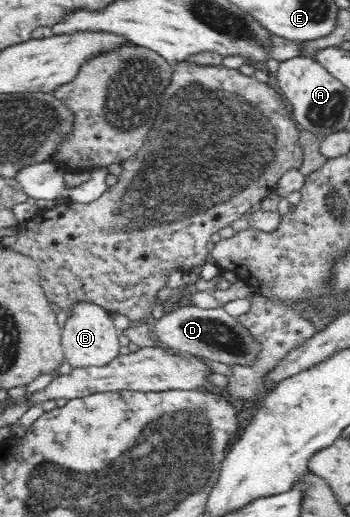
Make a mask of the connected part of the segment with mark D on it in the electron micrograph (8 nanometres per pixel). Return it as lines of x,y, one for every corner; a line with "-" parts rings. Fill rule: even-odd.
186,305
175,311
168,310
162,319
151,319
150,323
152,335
164,347
226,365
251,366
258,359
261,350
259,341
238,322
238,317
228,315
224,308
202,309

